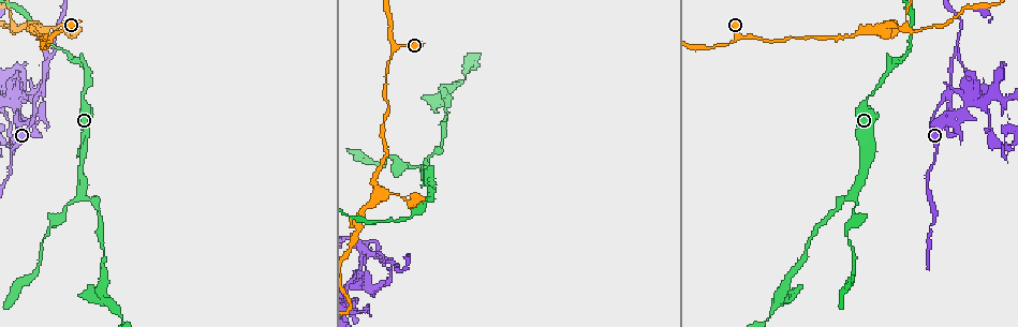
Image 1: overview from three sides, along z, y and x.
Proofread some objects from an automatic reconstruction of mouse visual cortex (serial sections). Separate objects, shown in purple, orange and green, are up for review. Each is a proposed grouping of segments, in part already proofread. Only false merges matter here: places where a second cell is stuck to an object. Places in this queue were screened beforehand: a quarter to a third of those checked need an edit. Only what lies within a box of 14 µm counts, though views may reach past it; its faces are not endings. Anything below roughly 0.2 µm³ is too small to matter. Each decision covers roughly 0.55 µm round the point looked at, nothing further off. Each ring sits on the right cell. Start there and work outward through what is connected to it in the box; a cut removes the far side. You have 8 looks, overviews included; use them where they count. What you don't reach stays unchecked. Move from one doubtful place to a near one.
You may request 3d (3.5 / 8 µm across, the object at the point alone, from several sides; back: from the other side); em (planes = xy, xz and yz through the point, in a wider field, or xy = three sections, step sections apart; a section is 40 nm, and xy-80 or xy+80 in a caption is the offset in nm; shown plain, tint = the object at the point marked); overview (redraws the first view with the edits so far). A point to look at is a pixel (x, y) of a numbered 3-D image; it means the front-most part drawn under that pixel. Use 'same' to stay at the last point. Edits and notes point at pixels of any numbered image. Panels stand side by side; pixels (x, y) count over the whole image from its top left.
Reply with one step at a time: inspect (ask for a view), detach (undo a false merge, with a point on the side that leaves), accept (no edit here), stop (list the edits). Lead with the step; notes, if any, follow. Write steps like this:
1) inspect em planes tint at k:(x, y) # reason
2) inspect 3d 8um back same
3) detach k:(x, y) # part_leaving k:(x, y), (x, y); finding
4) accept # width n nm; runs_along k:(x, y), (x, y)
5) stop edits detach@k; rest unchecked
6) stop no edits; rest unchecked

inspect 3d 3.5um at 1:(872, 93) # thin neck

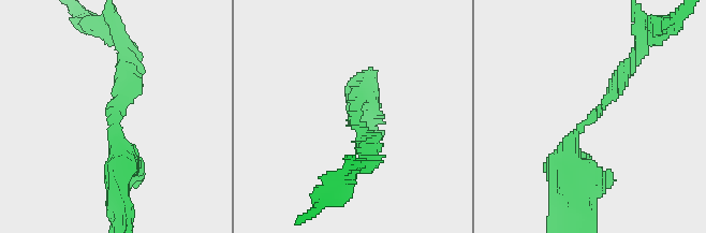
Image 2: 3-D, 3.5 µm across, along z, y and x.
inspect em xy step 5 plain at 2:(356, 114) # arm_widths 200, 400 nm; now the EM

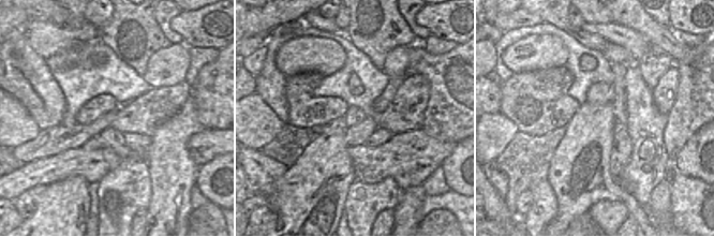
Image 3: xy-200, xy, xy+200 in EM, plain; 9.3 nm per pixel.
inspect em xy step 5 tint same

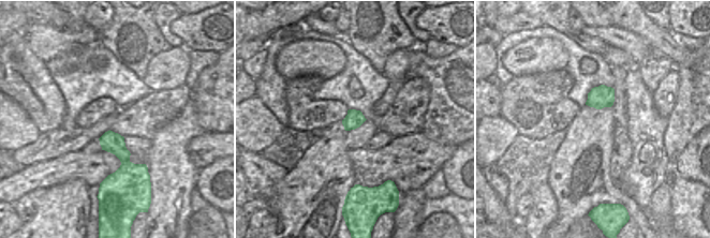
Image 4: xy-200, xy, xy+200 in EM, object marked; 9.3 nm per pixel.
accept # runs_along 2:(569, 190), (569, 141), (632, 62); continuous, no second cell

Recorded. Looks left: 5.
inspect 3d 8um at 1:(853, 211) # a narrow waist

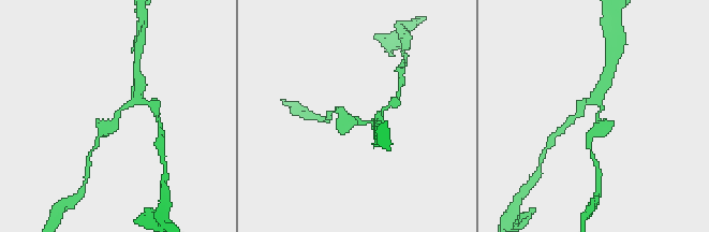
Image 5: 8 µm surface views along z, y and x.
inspect 3d 3.5um at 5:(114, 115) # closer look

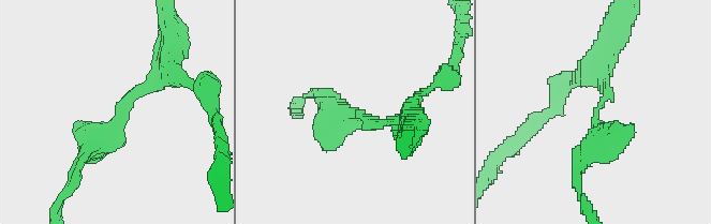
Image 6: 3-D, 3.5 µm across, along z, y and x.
inspect em xy step 1 tint at 6:(596, 116)

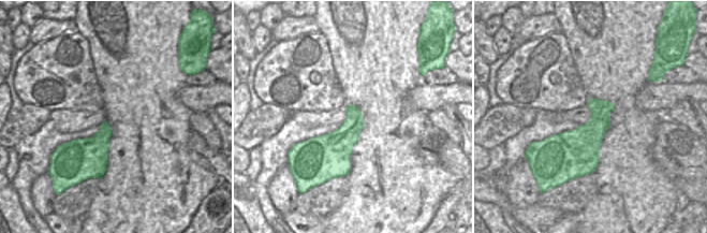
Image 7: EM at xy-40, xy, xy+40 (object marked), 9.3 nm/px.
accept # arm_widths 200, 300 nm; runs_along 6:(166, 69), (127, 101), (77, 167); one cell here

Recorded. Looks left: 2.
inspect 3d 3.5um back at 1:(52, 38) # abrupt turn

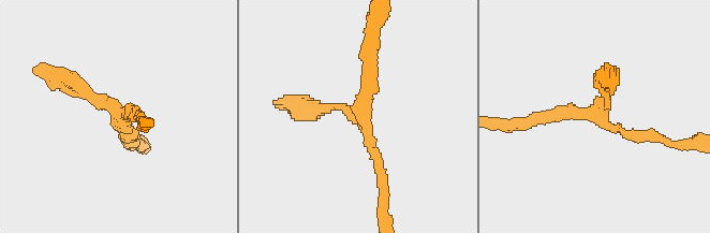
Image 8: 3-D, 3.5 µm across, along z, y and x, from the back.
inspect em xy step 5 tint at 8:(359, 108) # need the tissue

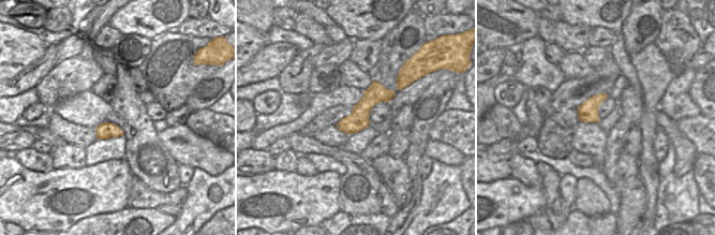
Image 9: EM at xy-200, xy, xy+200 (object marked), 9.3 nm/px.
accept # runs_along 8:(604, 78), (609, 128), (667, 142); one cell here

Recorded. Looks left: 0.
stop no edits; rest unchecked

